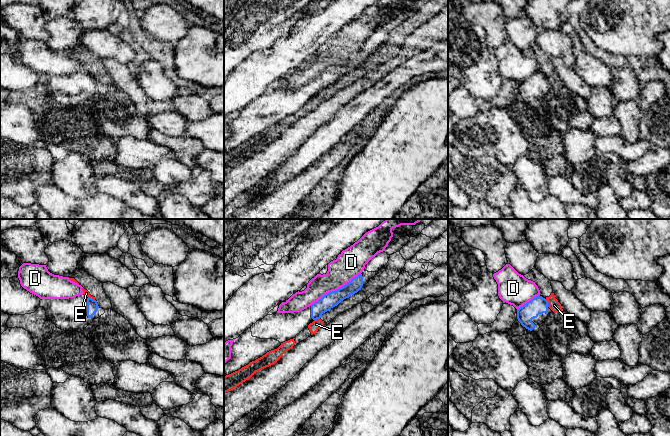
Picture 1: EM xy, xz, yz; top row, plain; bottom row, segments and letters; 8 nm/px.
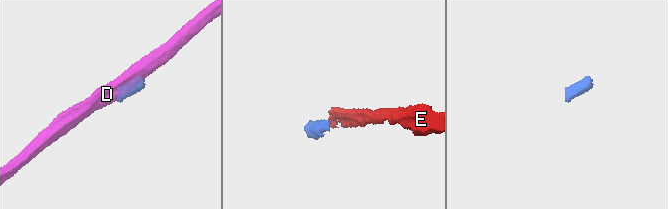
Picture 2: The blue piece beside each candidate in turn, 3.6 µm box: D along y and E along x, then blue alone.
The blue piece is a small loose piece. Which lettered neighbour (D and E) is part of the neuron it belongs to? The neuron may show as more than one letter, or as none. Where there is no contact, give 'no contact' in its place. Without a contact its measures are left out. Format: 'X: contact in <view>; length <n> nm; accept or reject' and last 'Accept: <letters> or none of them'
D: contact in xz; length 480 nm; reject
E: contact in yz; length 70 nm; reject
Accept: none of them

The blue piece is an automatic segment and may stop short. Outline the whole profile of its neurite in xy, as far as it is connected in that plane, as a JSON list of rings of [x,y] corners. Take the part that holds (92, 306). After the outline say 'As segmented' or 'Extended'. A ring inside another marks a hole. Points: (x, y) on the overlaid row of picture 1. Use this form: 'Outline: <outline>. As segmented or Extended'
Outline: [[[83,295],[69,299],[41,299],[40,307],[46,311],[46,317],[51,320],[57,328],[64,331],[83,331],[94,319],[105,313],[105,309],[100,308],[96,300]]]. Extended

